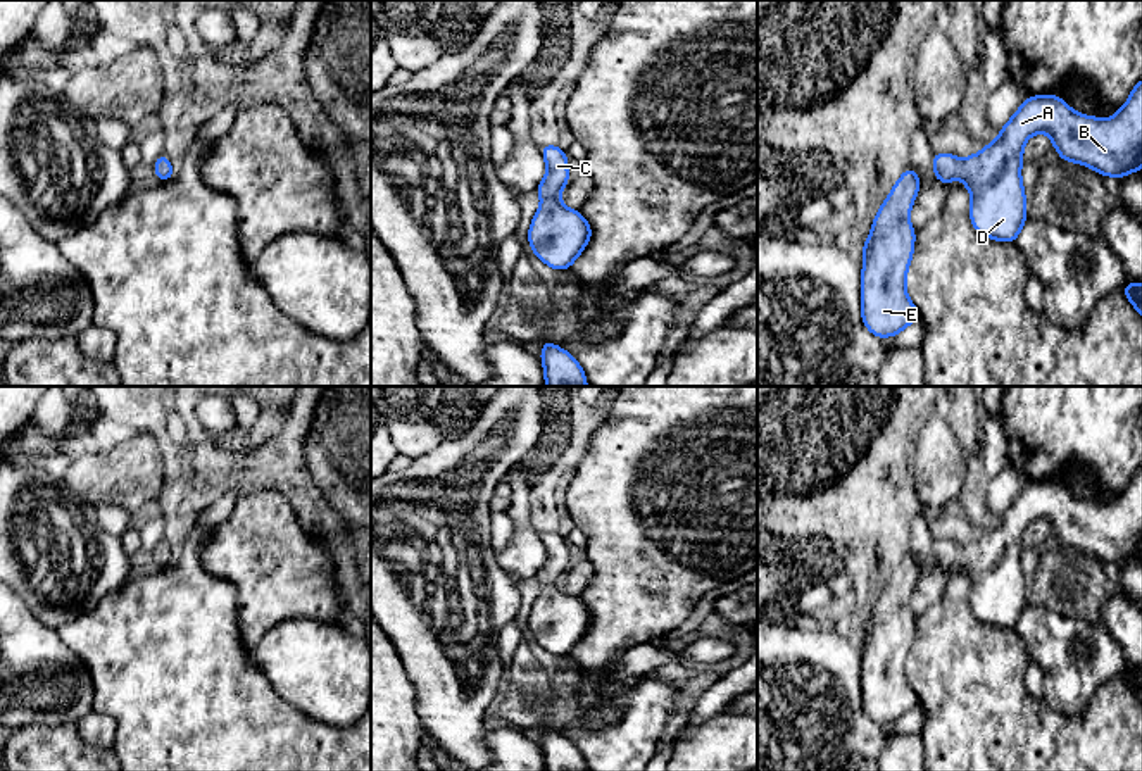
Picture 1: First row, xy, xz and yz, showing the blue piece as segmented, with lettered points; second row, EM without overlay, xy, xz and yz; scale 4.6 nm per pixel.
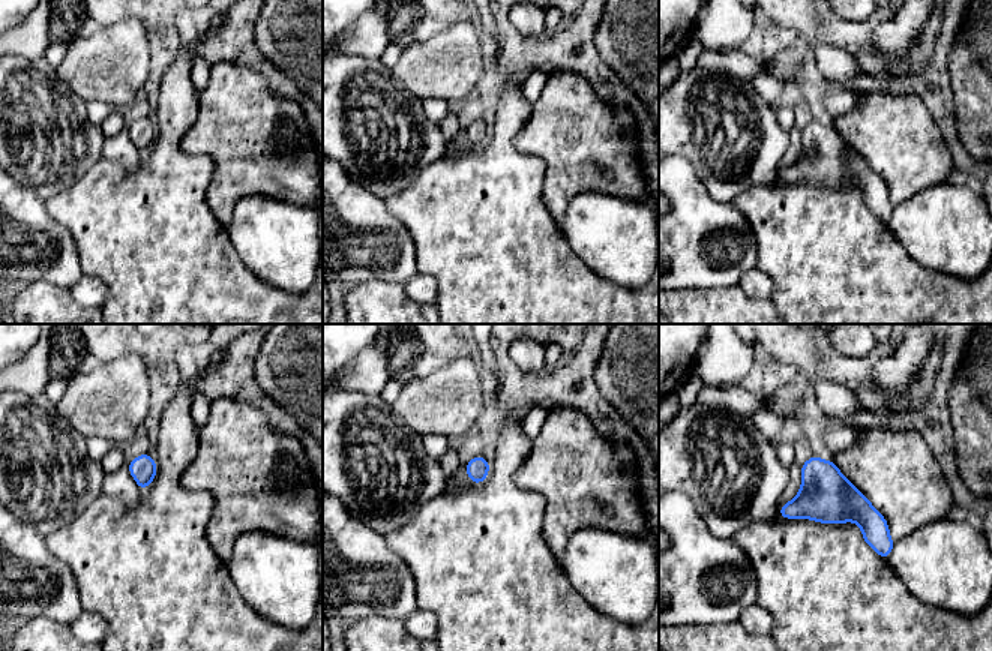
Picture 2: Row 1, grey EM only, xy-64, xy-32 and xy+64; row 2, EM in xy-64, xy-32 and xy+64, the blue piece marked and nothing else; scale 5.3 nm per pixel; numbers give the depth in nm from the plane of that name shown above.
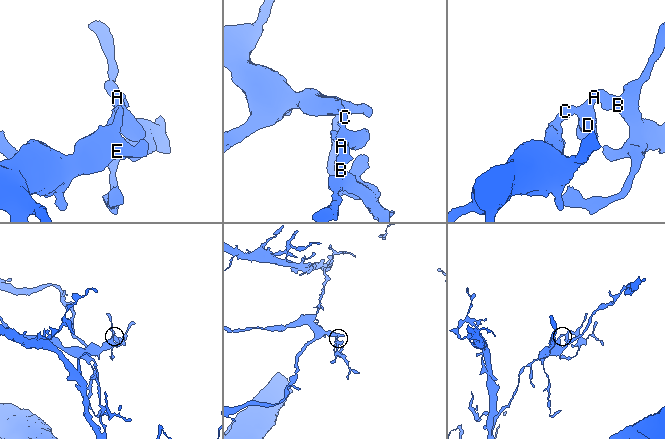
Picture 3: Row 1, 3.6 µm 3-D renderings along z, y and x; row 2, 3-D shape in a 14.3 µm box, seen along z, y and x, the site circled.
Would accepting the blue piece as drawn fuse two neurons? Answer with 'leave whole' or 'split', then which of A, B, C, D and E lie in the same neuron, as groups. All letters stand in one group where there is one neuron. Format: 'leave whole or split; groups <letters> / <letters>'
leave whole; groups A B C D E

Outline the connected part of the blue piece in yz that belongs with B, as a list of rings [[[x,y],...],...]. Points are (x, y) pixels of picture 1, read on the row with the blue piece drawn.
[[[1142,79],[1133,86],[1126,103],[1109,119],[1075,112],[1059,95],[1030,95],[982,152],[961,160],[947,152],[933,154],[935,178],[951,185],[959,178],[971,193],[969,219],[985,238],[1014,243],[1026,216],[1026,197],[1021,181],[1023,145],[1035,133],[1047,133],[1059,159],[1092,167],[1101,176],[1116,179],[1142,171]]]

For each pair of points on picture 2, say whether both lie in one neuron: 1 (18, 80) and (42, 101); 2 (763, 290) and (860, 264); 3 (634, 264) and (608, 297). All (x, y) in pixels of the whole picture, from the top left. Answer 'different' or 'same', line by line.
1: same
2: different
3: different

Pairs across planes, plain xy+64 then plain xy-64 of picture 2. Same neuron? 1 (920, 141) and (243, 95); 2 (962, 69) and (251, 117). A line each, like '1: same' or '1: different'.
1: same
2: different

